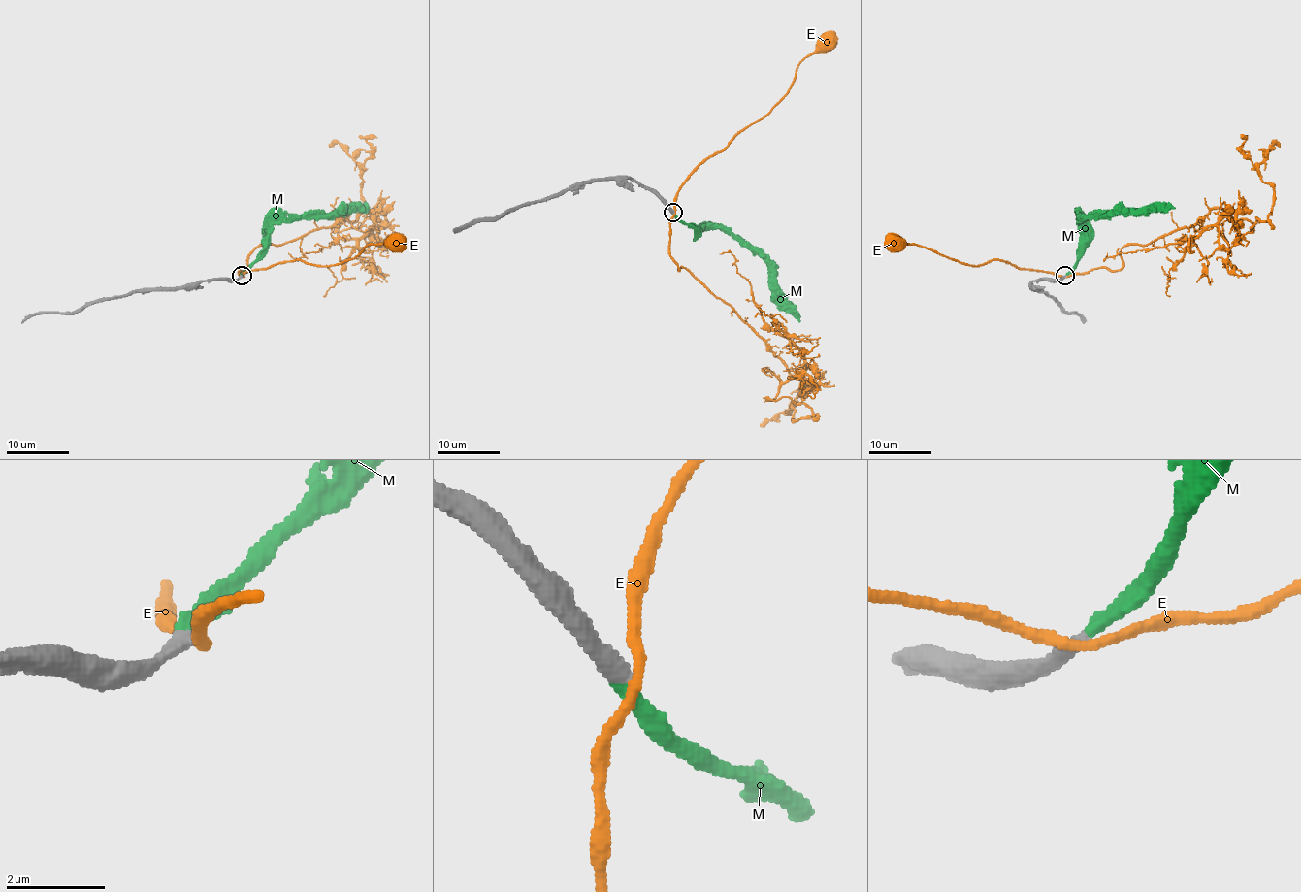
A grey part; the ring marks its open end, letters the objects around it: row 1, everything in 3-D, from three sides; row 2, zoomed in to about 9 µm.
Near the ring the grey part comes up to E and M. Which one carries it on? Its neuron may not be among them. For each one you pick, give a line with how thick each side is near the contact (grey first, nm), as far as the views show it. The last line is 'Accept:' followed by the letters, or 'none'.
M: 300/300 nm
Accept: M

